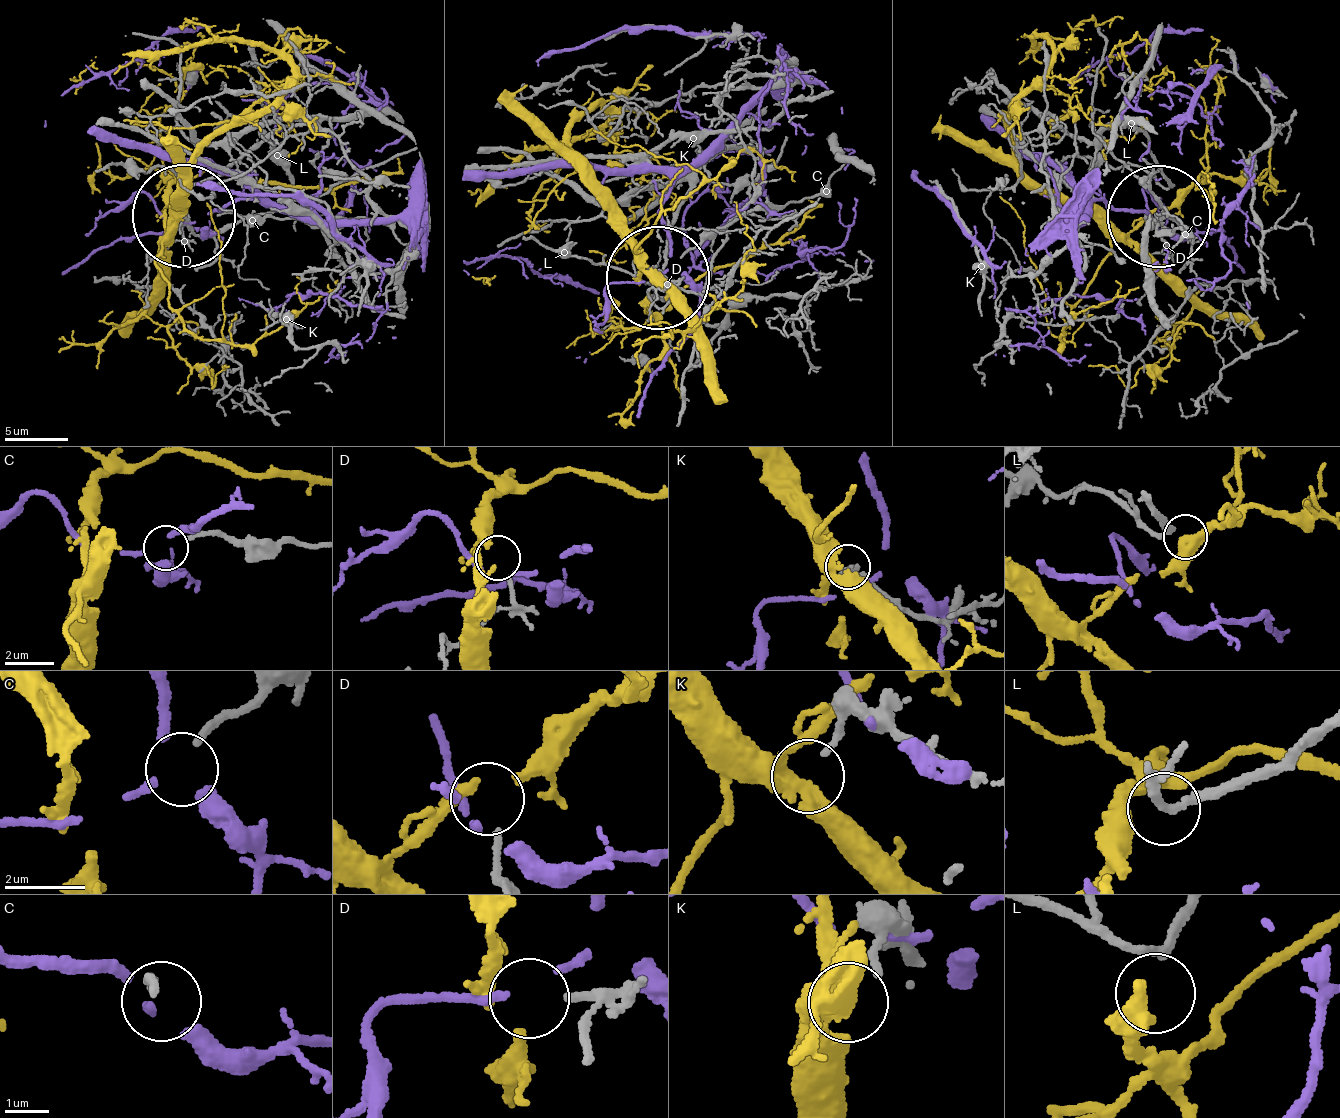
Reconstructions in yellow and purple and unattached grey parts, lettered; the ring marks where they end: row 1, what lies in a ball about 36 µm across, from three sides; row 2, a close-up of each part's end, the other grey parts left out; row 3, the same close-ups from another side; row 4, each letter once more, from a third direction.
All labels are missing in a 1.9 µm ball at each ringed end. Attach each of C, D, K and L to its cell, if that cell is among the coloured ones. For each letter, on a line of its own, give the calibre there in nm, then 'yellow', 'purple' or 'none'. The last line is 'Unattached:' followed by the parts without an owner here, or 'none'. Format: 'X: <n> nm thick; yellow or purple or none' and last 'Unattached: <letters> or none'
C: 180 nm thick; none
D: 150 nm thick; none
K: 160 nm thick; none
L: 190 nm thick; none
Unattached: C, D, K, L

